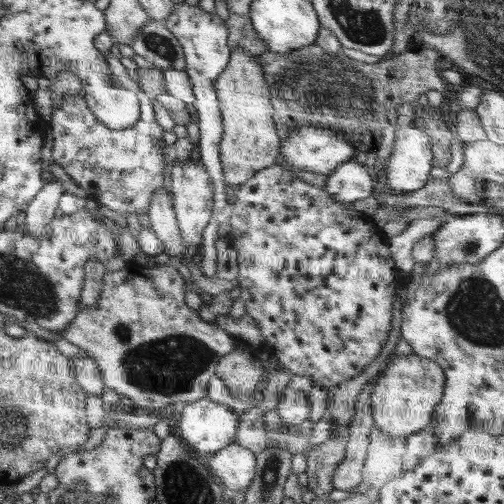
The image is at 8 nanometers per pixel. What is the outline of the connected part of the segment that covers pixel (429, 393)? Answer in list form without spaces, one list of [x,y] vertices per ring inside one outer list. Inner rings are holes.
[[[414,354],[396,358],[386,366],[370,396],[373,421],[388,436],[410,436],[422,430],[433,420],[436,405],[444,394],[445,382],[444,370],[432,360]]]

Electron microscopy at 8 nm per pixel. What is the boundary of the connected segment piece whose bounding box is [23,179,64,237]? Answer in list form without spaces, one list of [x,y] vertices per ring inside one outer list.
[[[57,179],[42,186],[42,190],[38,191],[37,196],[26,207],[23,224],[26,233],[40,237],[46,231],[46,225],[55,217],[54,212],[62,194],[64,190]]]

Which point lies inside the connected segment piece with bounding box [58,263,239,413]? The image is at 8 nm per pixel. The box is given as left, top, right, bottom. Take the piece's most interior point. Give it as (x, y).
(149, 346)

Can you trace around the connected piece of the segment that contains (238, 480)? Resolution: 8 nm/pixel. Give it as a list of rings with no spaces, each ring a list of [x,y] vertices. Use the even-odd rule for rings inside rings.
[[[234,443],[212,454],[208,466],[229,493],[243,491],[256,476],[254,452]]]

